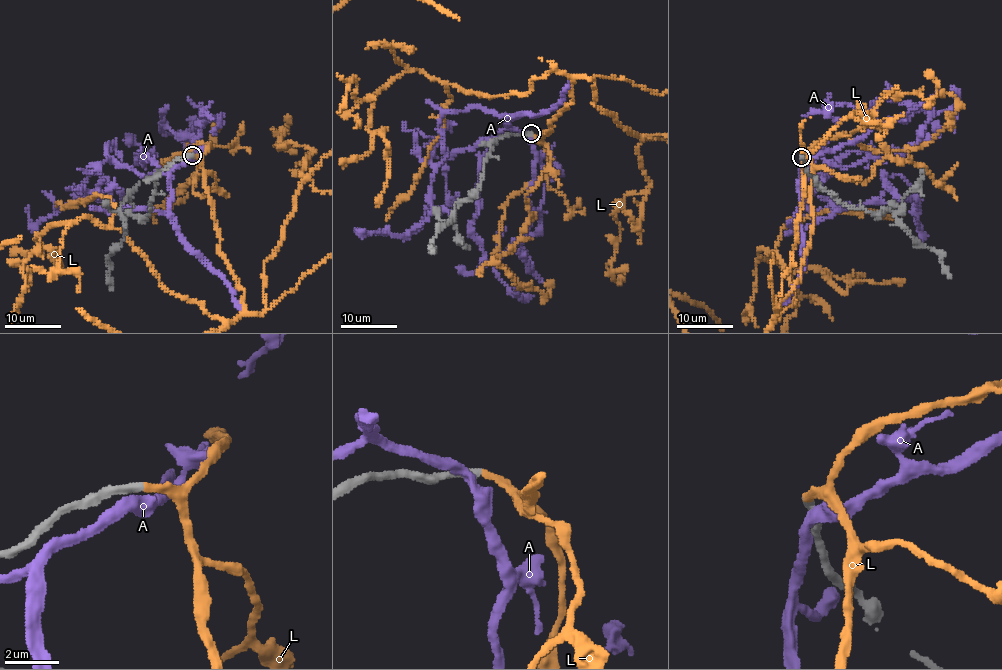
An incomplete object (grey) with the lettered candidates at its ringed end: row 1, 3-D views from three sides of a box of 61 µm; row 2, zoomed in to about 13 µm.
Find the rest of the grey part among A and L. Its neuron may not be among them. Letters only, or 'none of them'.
L

